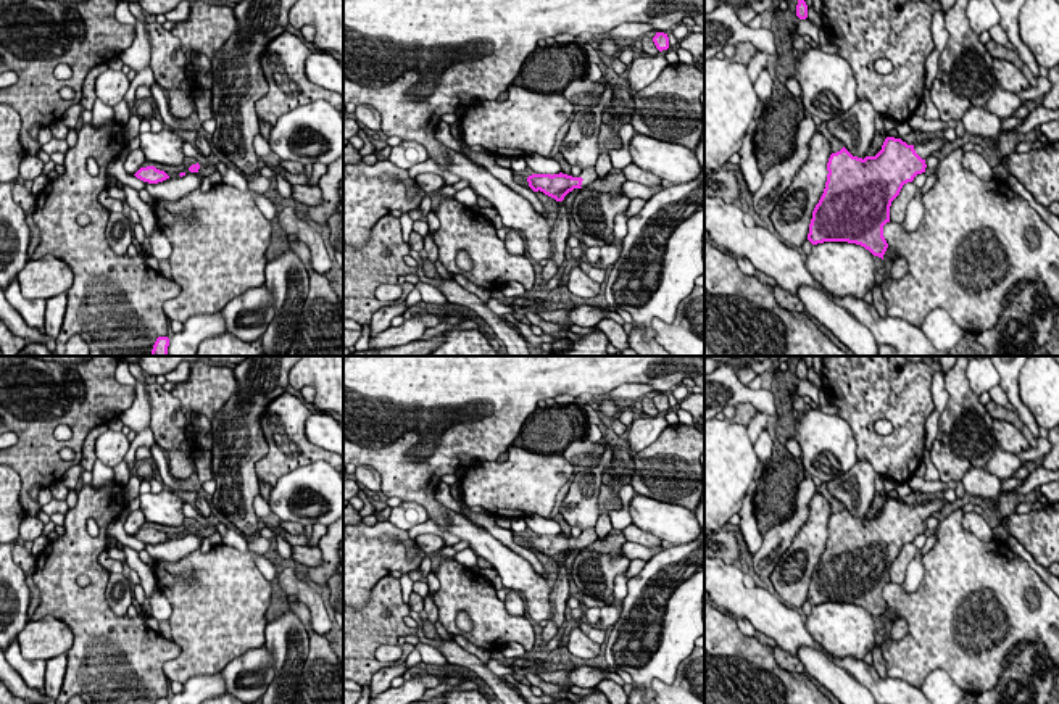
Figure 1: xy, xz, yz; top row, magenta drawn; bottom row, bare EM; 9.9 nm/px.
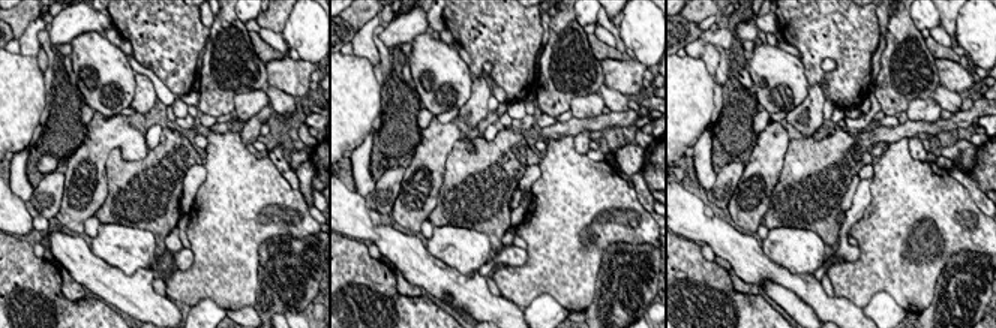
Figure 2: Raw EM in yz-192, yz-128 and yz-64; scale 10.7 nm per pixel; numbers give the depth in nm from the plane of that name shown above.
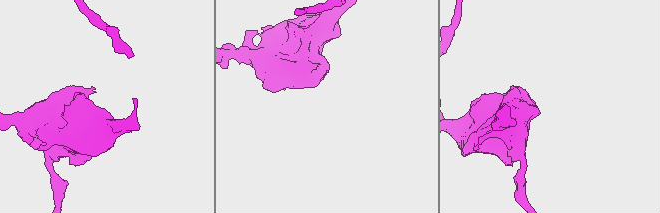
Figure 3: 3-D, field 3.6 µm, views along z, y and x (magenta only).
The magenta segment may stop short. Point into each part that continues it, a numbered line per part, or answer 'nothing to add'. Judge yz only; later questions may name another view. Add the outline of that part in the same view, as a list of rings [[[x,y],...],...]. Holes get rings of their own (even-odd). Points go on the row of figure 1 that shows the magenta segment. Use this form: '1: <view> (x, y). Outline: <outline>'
1: yz (922, 149). Outline: [[[935,137],[925,142],[917,142],[914,150],[922,159],[927,159],[933,151],[940,150],[946,143],[949,143],[946,139]]]

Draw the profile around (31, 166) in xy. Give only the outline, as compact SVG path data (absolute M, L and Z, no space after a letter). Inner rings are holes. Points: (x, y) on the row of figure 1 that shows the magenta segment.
M24 155L19 164L19 177L34 180L42 176L44 163L37 155Z

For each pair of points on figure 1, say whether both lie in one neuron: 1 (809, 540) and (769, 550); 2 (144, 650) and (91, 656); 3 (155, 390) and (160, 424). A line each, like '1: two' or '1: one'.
1: two
2: one
3: one

